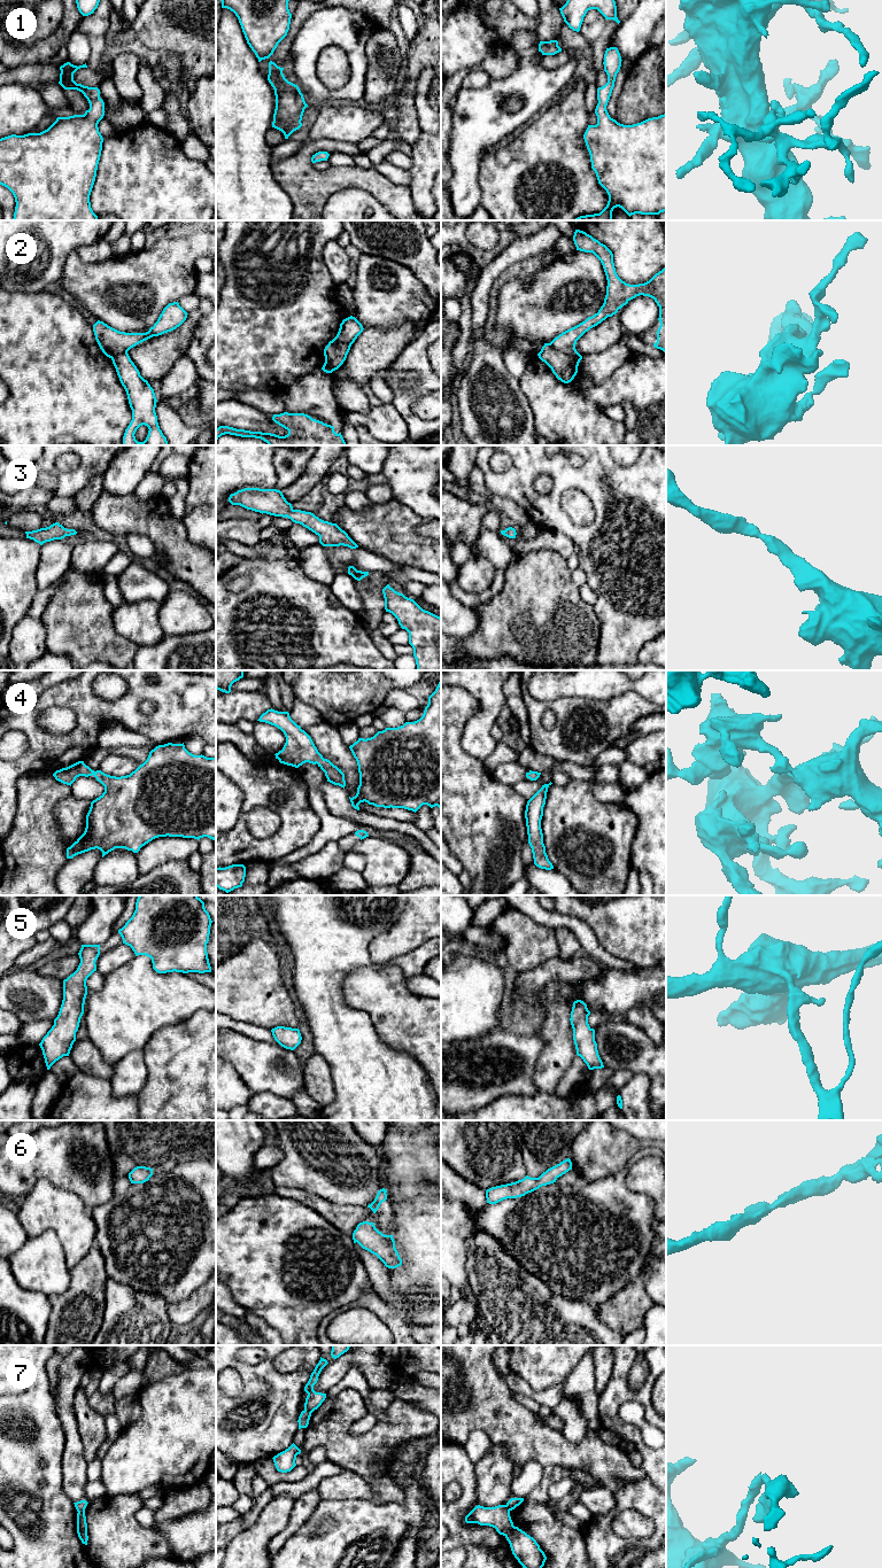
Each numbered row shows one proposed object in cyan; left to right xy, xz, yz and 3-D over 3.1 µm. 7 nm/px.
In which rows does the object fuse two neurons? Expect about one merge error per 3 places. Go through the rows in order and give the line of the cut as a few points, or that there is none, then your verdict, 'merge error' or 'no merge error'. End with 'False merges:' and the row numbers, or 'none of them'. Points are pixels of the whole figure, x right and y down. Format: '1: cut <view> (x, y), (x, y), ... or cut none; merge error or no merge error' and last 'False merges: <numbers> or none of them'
1: cut none; no merge error
2: cut yz (549, 343), (578, 363); merge error
3: cut none; no merge error
4: cut none; no merge error
5: cut none; no merge error
6: cut none; no merge error
7: cut xy (84, 1510), (78, 1512); merge error
False merges: 2, 7

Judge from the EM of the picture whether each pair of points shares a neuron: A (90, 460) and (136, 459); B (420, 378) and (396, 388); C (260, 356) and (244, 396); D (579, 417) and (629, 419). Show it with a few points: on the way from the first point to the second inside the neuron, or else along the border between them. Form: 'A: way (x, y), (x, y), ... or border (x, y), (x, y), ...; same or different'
A: border (114, 457), (102, 473); different
B: way (416, 385), (411, 389), (403, 389); same
C: border (272, 390), (238, 389), (234, 392); different
D: border (621, 422), (626, 431); different

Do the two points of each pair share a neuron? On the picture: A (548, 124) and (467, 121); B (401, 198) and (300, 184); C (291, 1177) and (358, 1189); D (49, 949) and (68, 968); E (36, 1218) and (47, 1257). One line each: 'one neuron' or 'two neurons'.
A: two neurons
B: one neuron
C: one neuron
D: two neurons
E: two neurons

